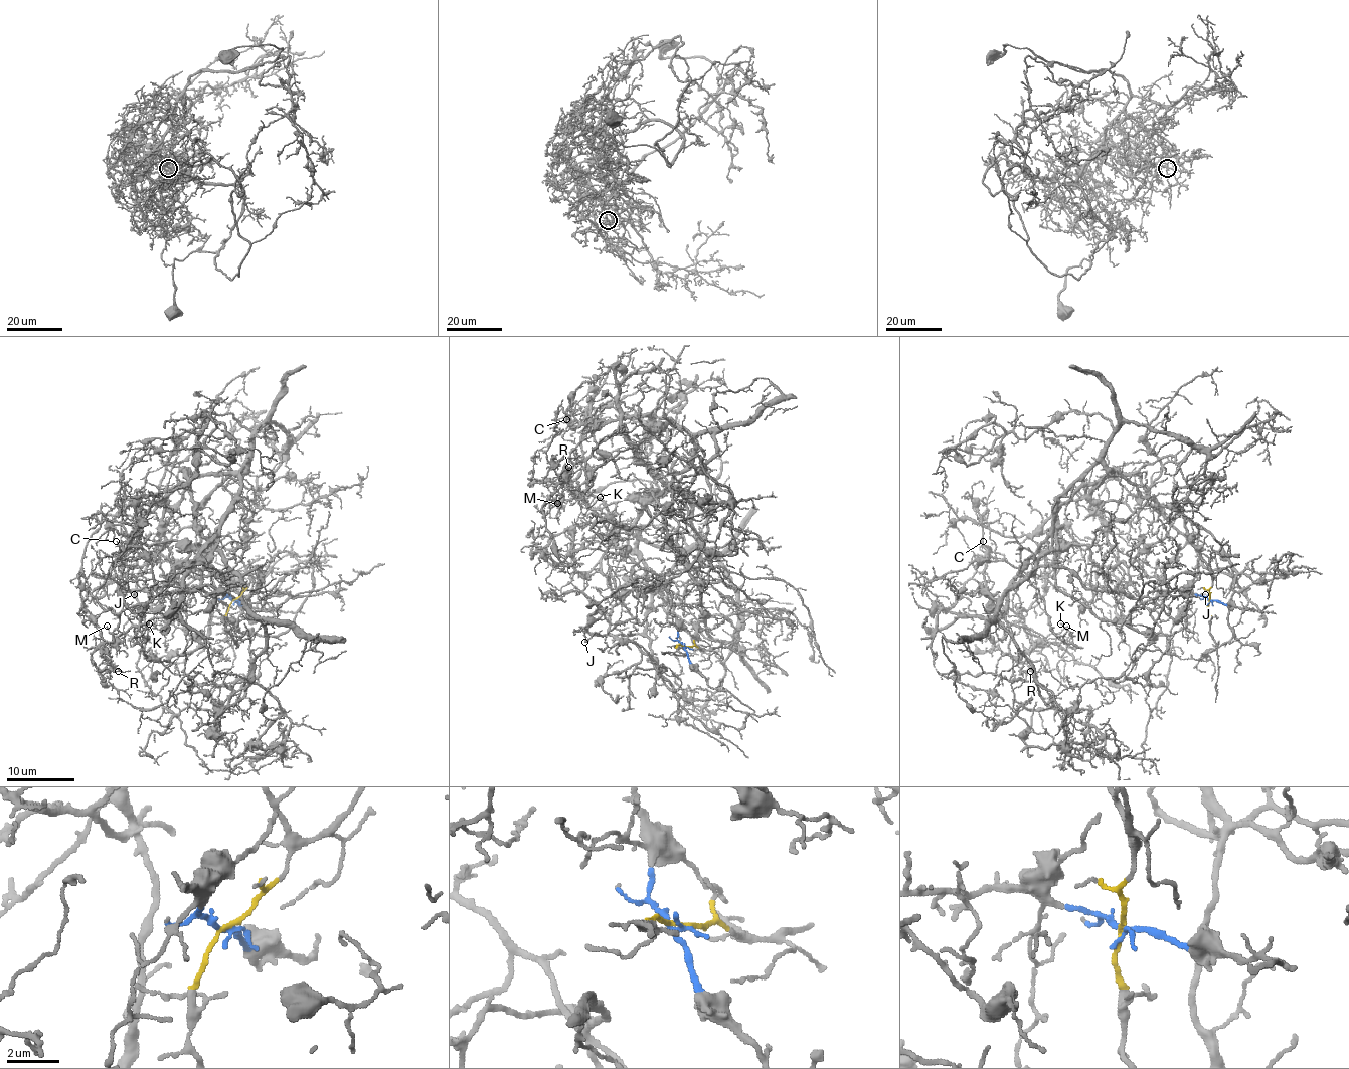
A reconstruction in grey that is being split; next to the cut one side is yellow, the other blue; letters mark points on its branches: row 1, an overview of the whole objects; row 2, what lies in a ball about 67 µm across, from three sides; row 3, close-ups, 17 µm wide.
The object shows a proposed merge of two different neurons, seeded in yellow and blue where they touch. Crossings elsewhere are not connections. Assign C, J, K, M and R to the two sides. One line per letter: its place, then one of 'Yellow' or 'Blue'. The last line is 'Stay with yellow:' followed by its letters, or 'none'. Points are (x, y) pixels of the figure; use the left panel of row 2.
C: Place: (116, 541). Blue
J: Place: (134, 594). Yellow
K: Place: (149, 624). Yellow
M: Place: (107, 626). Blue
R: Place: (118, 671). Blue
Stay with yellow: J, K

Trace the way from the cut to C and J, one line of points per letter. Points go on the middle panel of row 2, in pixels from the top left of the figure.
C: (683, 647), (673, 607), (705, 556), (711, 504), (707, 473), (694, 463), (694, 440), (661, 418), (567, 419)
J: (683, 646), (705, 619), (736, 642), (734, 587), (700, 539), (639, 634), (584, 642)

